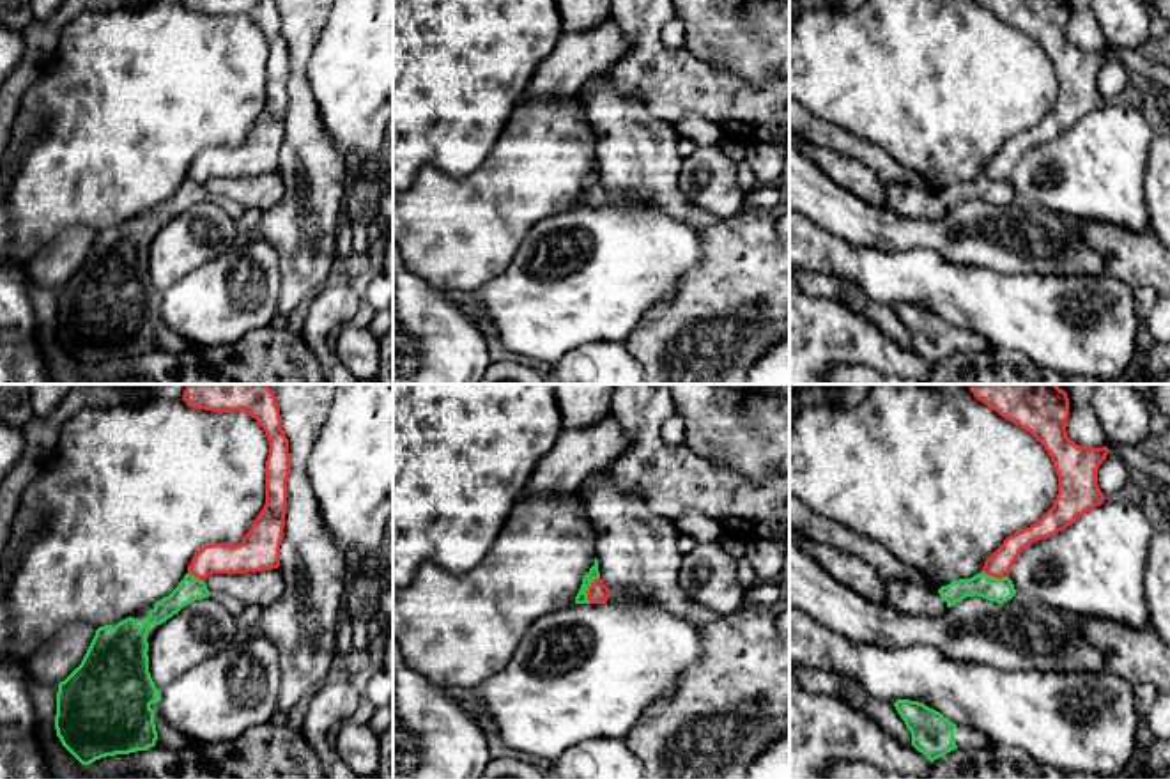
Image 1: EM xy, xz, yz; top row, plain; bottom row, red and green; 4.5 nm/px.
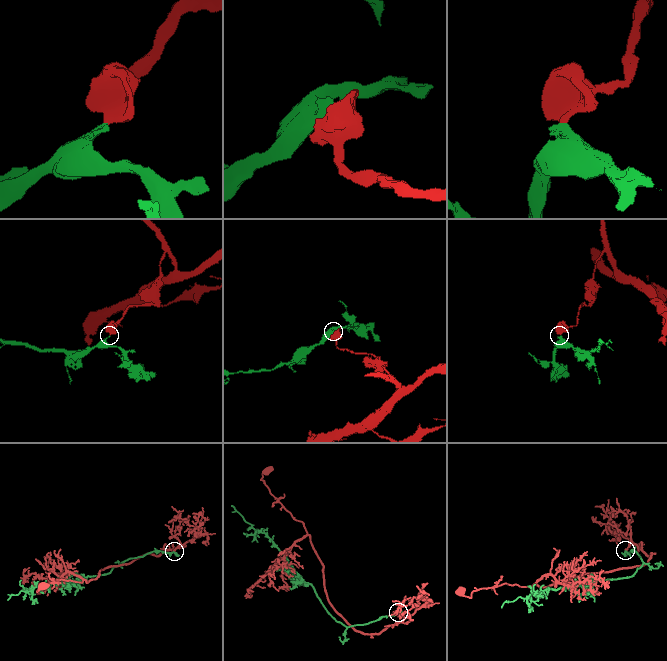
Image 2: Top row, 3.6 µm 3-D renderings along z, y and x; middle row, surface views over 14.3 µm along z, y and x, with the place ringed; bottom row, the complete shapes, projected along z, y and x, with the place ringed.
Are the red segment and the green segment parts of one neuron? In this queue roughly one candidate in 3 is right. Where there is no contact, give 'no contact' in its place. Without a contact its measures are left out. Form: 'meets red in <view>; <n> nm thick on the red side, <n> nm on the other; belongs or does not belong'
meets red in xz; 100 nm thick on the red side, 50 nm on the other; does not belong

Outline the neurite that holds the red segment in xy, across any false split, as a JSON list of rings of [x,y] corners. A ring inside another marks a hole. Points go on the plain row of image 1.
[[[182,0],[193,12],[244,14],[264,32],[269,44],[266,64],[266,108],[241,147],[211,147],[195,156],[188,177],[204,184],[212,177],[248,177],[280,170],[290,78],[289,42],[281,34],[276,0]]]

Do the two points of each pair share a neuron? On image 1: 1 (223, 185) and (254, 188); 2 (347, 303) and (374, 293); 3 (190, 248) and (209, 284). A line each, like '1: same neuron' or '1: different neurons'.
1: same neuron
2: different neurons
3: different neurons

